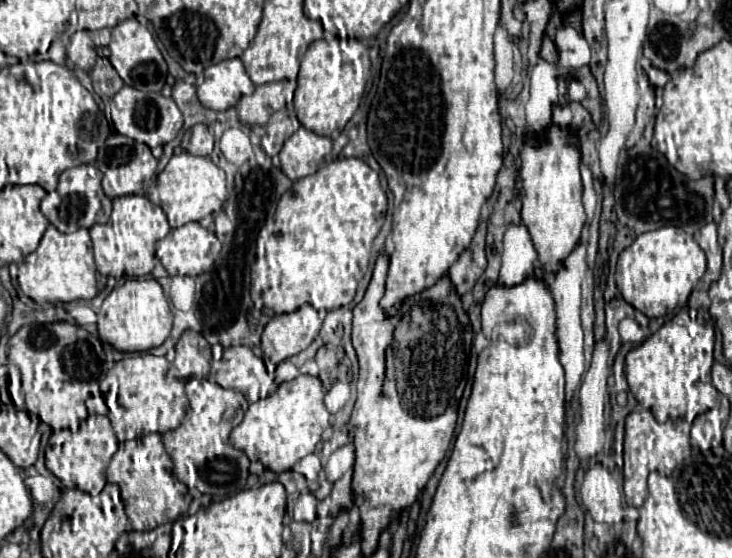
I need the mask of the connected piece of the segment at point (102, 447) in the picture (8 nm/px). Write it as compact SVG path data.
M90 415L78 428L58 430L50 436L46 446L46 468L62 482L64 491L78 489L97 496L106 484L106 468L118 450L116 434L106 416Z

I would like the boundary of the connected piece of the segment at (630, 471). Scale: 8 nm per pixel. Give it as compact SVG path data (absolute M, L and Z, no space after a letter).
M634 410L626 418L626 436L624 436L624 496L628 506L640 508L646 490L646 474L658 470L662 476L670 476L676 466L691 457L690 424L686 420L668 420L664 424L656 422L650 410Z

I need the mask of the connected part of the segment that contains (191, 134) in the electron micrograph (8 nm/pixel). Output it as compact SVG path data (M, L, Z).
M196 124L190 130L186 130L182 138L182 148L194 156L210 156L214 148L214 136L210 134L208 126Z

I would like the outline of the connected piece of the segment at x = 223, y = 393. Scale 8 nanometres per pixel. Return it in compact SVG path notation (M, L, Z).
M192 378L192 380L188 380L188 382L185 382L185 380L183 379L178 379L178 380L182 380L182 382L184 382L184 394L186 394L188 398L188 408L186 408L186 414L184 414L182 424L180 422L180 426L178 426L176 430L170 430L170 432L166 432L166 434L162 434L162 440L164 440L164 446L166 446L166 452L170 454L170 458L172 458L172 462L174 462L174 474L178 476L178 480L180 480L180 482L184 482L184 484L186 484L186 487L188 488L188 494L192 496L192 500L194 498L194 494L196 496L195 491L193 491L193 489L197 491L196 488L198 488L200 492L204 492L204 494L212 494L212 496L220 496L220 498L228 498L228 496L234 496L234 494L238 494L240 490L244 490L244 484L246 484L246 478L248 478L248 464L250 464L250 462L248 462L248 456L246 456L246 454L244 454L242 450L236 450L234 446L230 446L230 442L228 442L228 436L230 436L230 432L232 432L232 428L234 428L234 426L232 426L232 422L240 422L240 420L244 418L244 414L246 414L246 410L248 410L248 402L246 402L246 398L244 398L244 396L242 396L240 392L234 392L234 390L226 390L226 388L222 388L222 386L218 386L218 384L214 384L214 382L210 382L210 380L206 380L206 378L202 378L202 380L196 380L196 378Z

